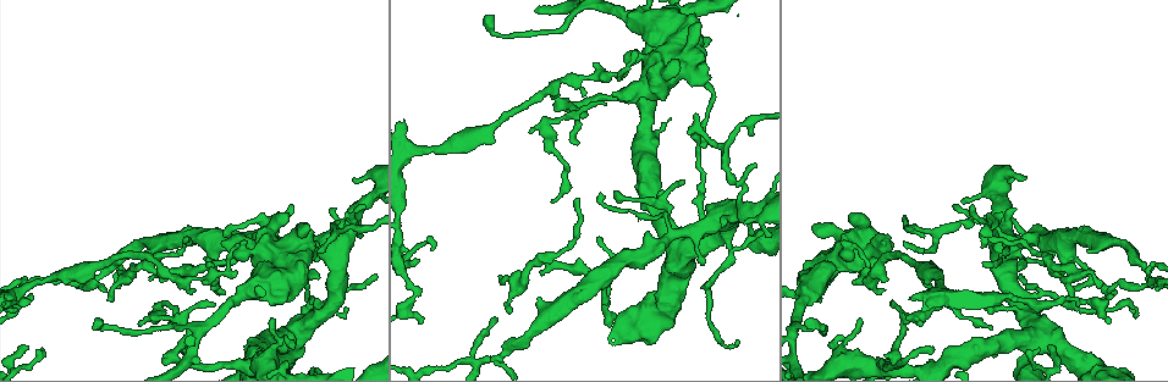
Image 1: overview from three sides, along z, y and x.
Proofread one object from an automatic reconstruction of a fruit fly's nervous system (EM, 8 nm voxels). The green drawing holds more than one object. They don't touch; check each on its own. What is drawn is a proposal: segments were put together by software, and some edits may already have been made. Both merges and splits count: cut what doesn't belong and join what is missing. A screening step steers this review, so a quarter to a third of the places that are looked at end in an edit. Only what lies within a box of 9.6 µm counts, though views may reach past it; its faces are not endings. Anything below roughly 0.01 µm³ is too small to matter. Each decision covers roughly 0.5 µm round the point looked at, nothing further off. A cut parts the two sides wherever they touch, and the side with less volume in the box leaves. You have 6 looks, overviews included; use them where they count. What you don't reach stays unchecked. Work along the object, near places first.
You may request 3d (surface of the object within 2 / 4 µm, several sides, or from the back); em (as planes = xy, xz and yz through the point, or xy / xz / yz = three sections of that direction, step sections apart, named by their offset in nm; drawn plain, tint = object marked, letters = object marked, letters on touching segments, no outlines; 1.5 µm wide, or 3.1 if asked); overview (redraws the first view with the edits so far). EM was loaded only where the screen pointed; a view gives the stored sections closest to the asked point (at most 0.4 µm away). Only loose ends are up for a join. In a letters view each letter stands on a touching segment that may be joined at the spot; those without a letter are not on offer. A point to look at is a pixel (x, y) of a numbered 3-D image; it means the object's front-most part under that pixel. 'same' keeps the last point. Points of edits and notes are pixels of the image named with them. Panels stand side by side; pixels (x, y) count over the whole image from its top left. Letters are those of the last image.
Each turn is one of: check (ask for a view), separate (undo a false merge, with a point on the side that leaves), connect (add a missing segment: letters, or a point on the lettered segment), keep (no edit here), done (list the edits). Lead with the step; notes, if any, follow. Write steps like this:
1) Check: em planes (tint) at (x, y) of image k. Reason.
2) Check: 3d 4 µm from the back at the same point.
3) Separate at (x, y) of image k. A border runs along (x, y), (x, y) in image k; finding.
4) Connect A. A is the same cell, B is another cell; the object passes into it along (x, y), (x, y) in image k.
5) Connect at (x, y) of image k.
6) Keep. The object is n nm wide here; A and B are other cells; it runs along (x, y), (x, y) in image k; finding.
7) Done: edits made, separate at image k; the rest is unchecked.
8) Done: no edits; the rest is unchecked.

Check: 3d 4 µm at (213, 289) of image 1. Branch stops here.

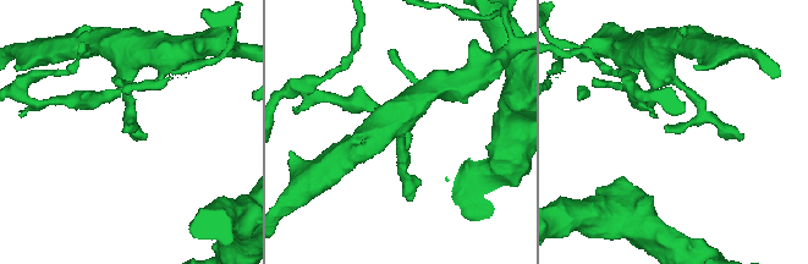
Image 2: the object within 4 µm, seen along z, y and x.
Check: em planes (plain) at (128, 129) of image 2.

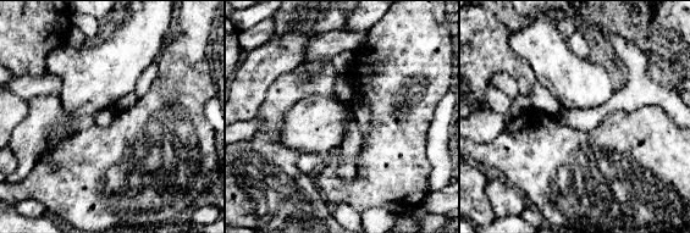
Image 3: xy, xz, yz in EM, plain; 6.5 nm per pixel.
Check: em planes (letters) at the same point. See the neighbours.

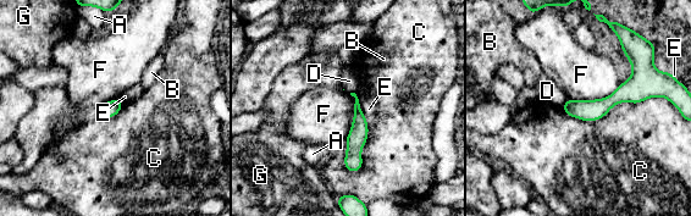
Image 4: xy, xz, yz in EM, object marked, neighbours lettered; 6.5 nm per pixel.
Keep. The object is 110 nm wide here; A, B, C, D, E, F and G are other cells; a border runs along (619, 83), (603, 98), (567, 99) in image 4; no lettered segment goes on from it.

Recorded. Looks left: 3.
Check: em xy step 8 (tint) at (110, 302) of image 1. An open end.

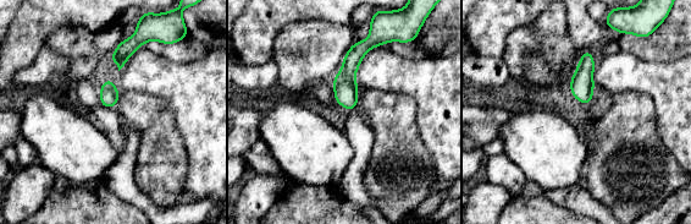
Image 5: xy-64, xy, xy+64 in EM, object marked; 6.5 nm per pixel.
Check: em xy step 8 (letters) at the same point. What lies round it.

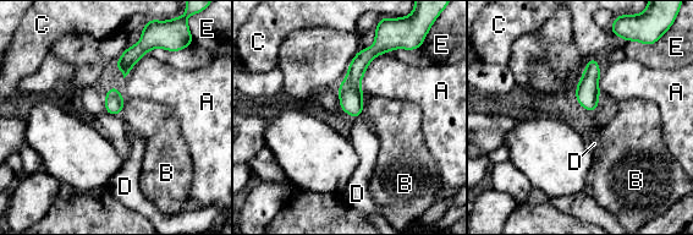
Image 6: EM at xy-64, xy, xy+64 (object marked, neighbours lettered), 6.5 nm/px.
Connect D. D is the same cell, A, B, C and E are other cells; the neuron continues.

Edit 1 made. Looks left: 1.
Done: edits made, connect at image 6; the rest is unchecked.

